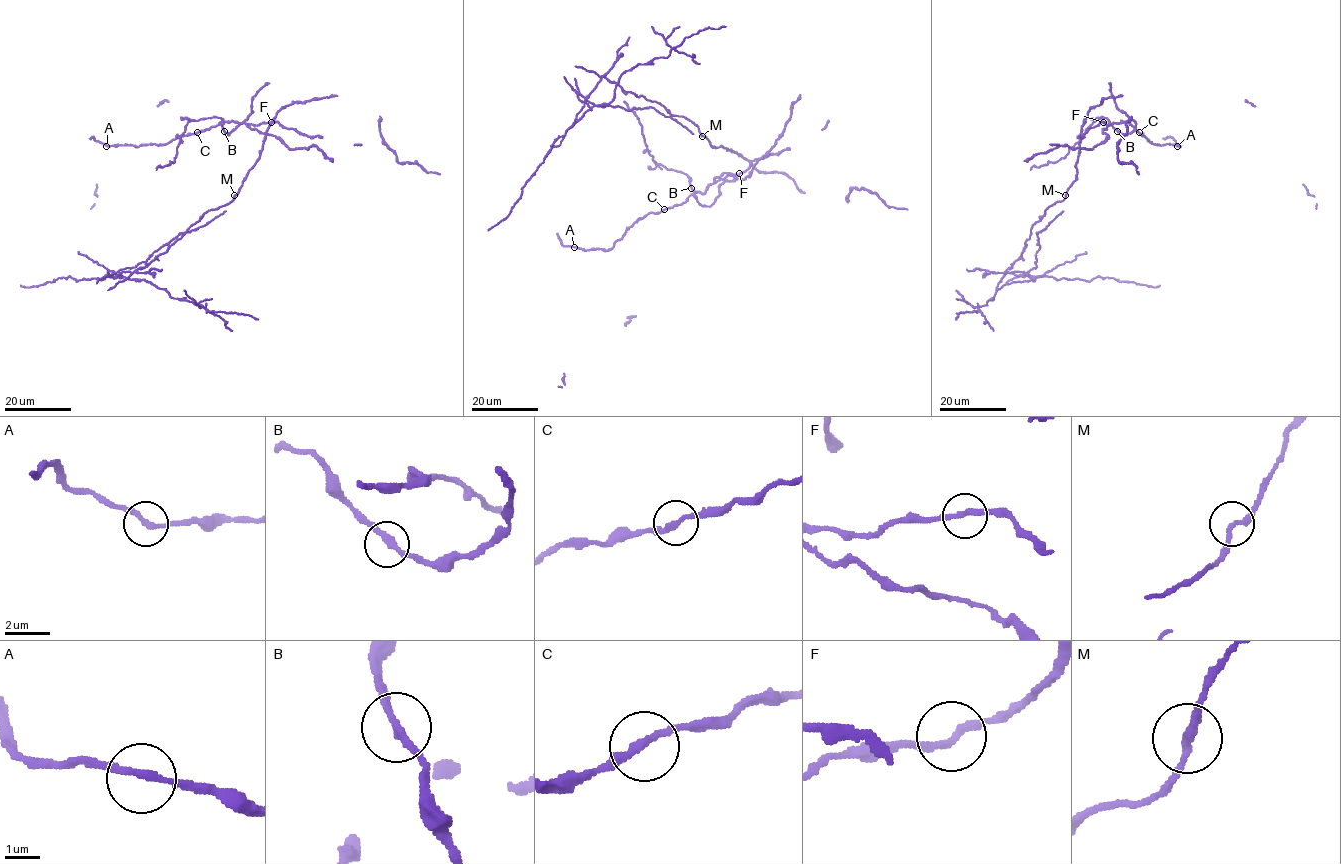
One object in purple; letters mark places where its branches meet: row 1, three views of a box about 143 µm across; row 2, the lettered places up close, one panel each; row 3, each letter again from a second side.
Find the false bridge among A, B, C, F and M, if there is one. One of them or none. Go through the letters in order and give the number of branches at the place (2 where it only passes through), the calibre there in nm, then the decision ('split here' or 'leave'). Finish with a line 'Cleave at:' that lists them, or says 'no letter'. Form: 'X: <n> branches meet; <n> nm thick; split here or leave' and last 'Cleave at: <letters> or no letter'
A: 2 branches meet; 200 nm thick; leave
B: 2 branches meet; 240 nm thick; leave
C: 2 branches meet; 200 nm thick; leave
F: 2 branches meet; 200 nm thick; leave
M: 2 branches meet; 200 nm thick; split here
Cleave at: M

